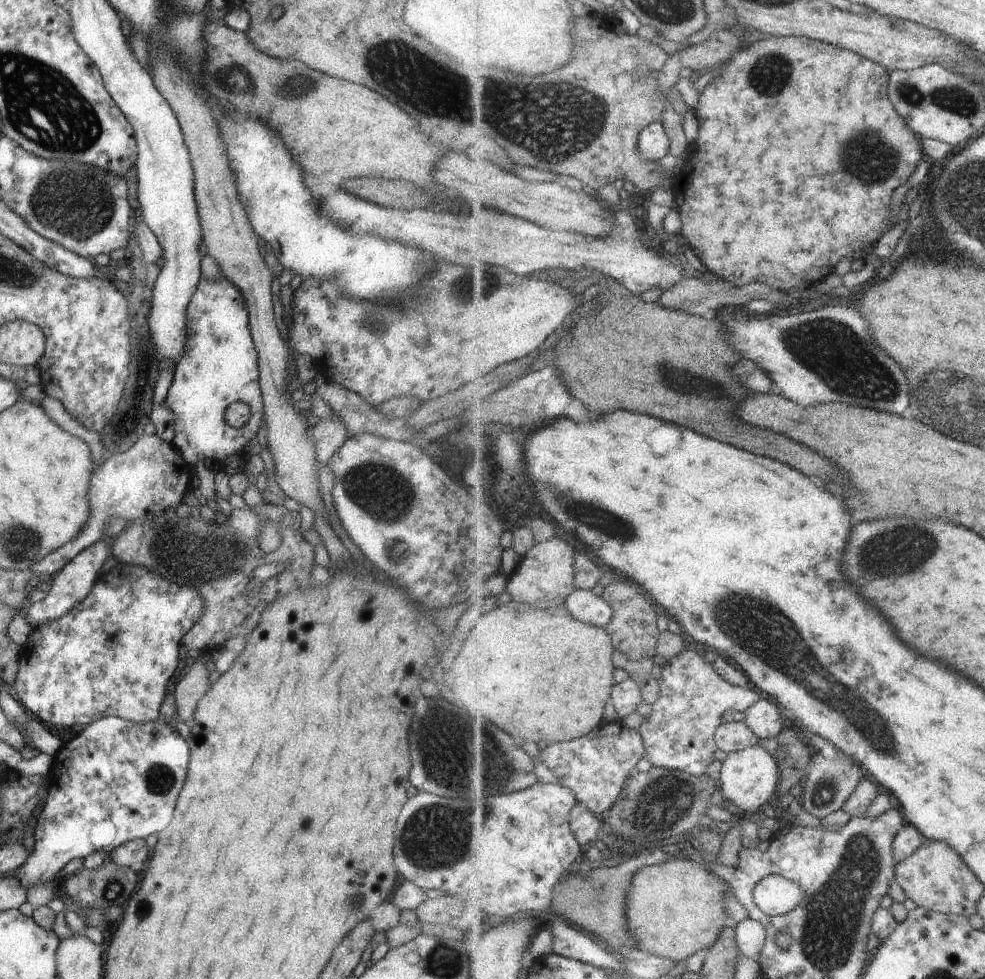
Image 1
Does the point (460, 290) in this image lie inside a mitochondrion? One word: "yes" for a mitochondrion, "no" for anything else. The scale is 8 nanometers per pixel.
yes

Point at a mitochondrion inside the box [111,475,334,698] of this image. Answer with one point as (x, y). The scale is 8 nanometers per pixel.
(203, 551)

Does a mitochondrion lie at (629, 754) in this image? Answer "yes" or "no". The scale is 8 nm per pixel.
no

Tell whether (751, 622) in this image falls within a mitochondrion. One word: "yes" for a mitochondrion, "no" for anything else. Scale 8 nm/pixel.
yes

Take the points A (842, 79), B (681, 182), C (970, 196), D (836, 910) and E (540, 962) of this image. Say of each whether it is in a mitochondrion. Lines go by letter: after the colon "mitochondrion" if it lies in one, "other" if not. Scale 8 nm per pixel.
A: other
B: other
C: mitochondrion
D: mitochondrion
E: other

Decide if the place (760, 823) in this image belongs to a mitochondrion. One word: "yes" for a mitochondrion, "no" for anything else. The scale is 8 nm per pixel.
no

